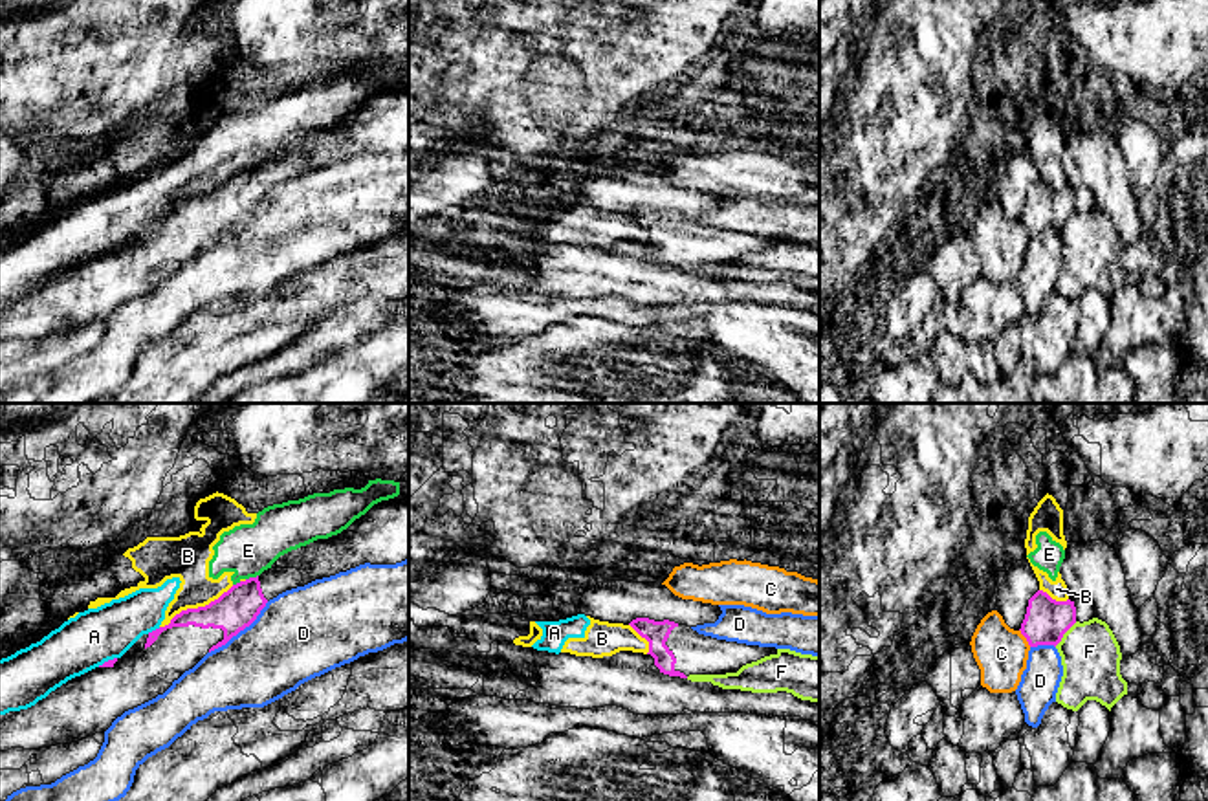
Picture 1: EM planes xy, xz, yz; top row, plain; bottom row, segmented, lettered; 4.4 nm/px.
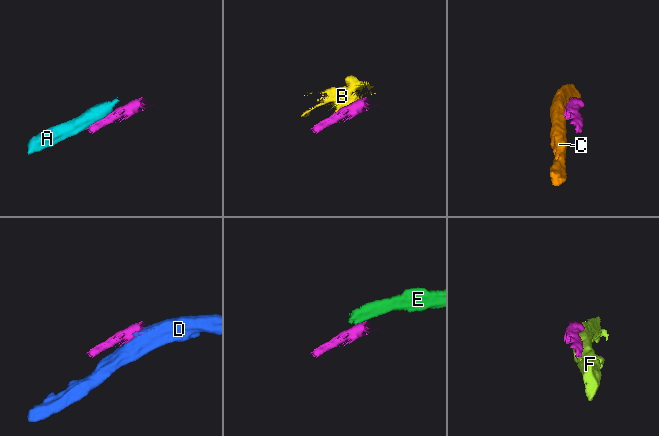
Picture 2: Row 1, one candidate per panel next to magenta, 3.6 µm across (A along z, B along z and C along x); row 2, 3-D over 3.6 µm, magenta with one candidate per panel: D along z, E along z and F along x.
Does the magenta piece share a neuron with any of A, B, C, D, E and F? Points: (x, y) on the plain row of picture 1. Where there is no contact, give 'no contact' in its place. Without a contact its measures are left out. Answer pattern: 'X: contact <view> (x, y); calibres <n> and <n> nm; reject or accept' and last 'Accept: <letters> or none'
A: contact xy (153, 220); calibres 100 and 240 nm; reject
B: contact xy (198, 197); calibres 180 and 190 nm; reject
C: contact yz (1025, 226); calibres 190 and 240 nm; reject
D: contact xy (241, 219); calibres 180 and 380 nm; reject
E: contact xy (252, 167); calibres 180 and 220 nm; reject
F: contact yz (1064, 222); calibres 190 and 260 nm; reject
Accept: none

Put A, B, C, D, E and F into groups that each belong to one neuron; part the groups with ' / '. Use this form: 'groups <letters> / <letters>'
groups A E / B / C / D / F

